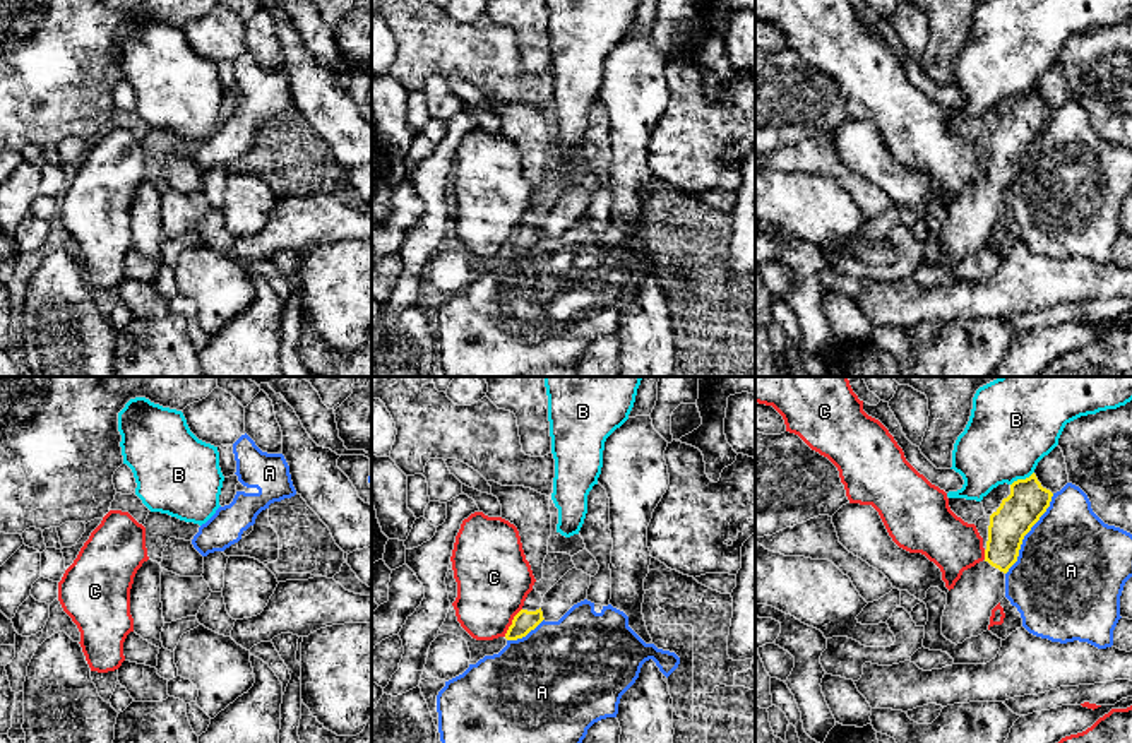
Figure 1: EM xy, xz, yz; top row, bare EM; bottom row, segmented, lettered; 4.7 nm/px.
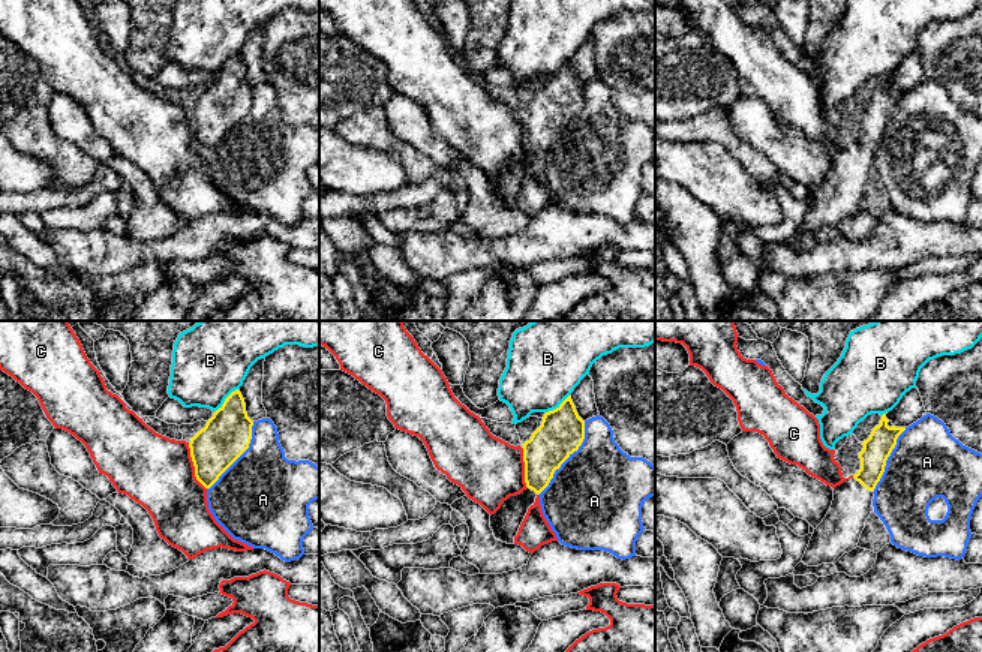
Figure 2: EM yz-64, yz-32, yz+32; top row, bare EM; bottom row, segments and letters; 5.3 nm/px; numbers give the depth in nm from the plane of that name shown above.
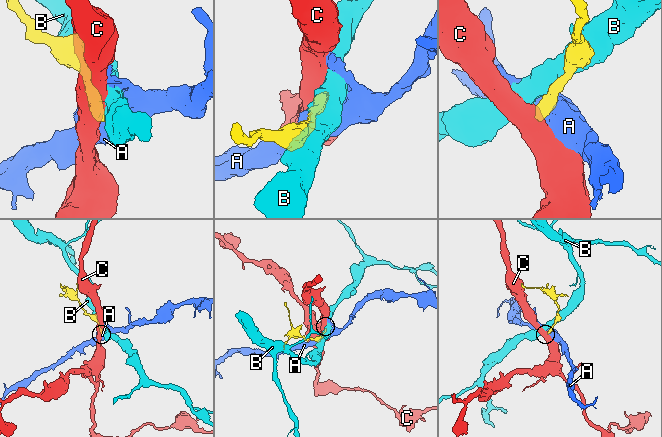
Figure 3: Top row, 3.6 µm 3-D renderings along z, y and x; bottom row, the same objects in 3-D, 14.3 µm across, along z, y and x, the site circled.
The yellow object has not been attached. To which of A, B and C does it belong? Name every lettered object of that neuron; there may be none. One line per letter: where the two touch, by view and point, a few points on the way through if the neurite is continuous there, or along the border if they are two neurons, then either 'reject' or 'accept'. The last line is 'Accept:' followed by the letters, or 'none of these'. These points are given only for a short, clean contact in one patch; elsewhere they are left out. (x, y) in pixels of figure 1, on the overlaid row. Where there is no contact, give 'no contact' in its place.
A: contact yz (1026, 533); border yz (1054, 493), (1047, 511), (1024, 536), (1018, 560), (1006, 574); reject
B: contact yz (1021, 480); reject
C: contact xz (512, 622); border xz (521, 608), (504, 636); reject
Accept: none of these

